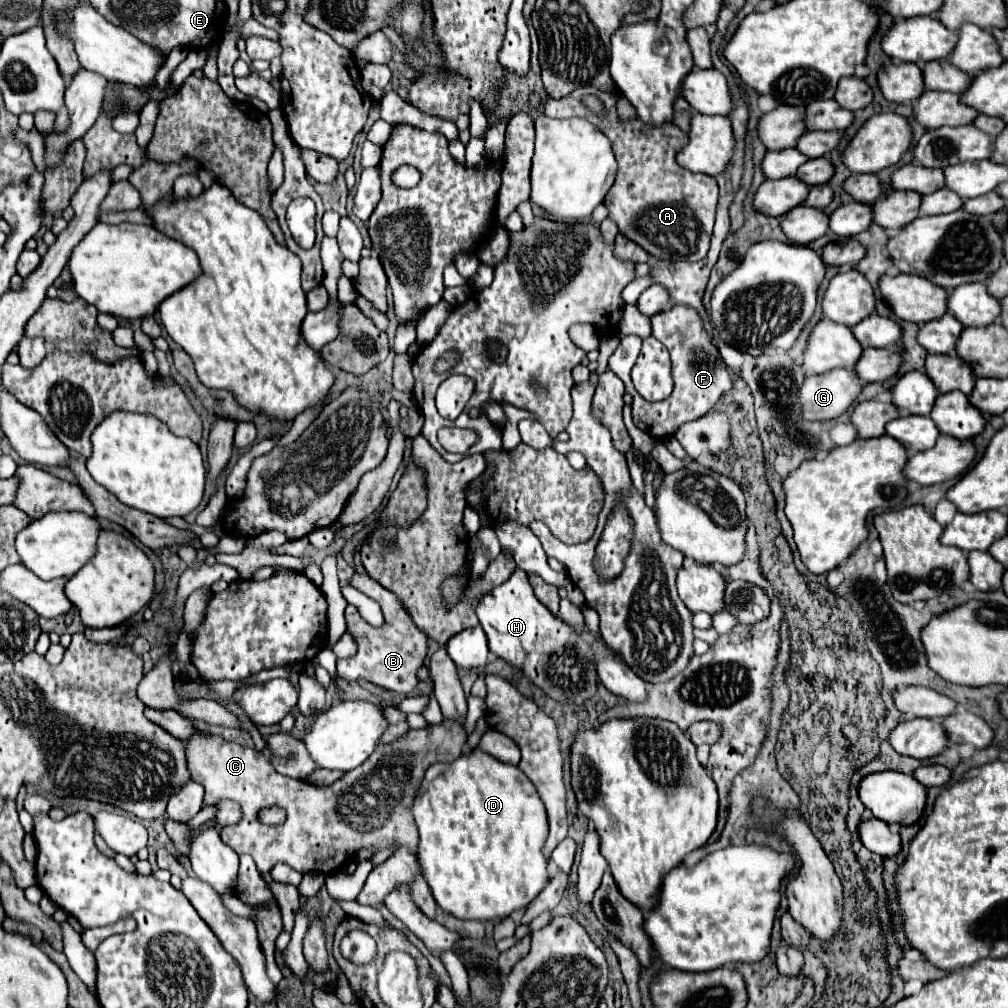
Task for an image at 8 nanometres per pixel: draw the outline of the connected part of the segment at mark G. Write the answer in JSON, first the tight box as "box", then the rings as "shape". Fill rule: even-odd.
{"box":[798,368,862,422],"shape":[[[834,368],[820,376],[808,376],[798,390],[802,418],[810,422],[838,418],[858,398],[860,390],[862,382],[848,368]]]}

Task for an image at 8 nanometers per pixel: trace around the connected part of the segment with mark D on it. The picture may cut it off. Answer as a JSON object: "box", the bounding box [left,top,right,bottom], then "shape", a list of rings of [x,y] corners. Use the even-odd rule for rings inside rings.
{"box":[410,748,548,920],"shape":[[[480,748],[462,754],[452,764],[438,762],[426,770],[410,812],[420,834],[416,856],[422,866],[422,876],[444,912],[464,920],[510,916],[514,910],[526,908],[546,886],[548,862],[542,854],[542,844],[548,836],[546,810],[534,784],[518,766],[504,764]]]}

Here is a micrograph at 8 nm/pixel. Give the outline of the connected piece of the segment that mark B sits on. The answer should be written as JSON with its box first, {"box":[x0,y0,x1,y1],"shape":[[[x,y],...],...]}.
{"box":[338,574,428,694],"shape":[[[354,574],[352,586],[358,588],[360,592],[364,592],[366,596],[370,596],[372,600],[376,600],[382,606],[386,622],[380,628],[372,628],[368,622],[364,622],[360,618],[360,614],[354,606],[346,608],[348,632],[352,632],[352,636],[356,638],[358,652],[352,658],[338,660],[338,676],[344,678],[344,680],[364,678],[372,684],[378,684],[378,686],[386,688],[386,690],[400,692],[400,694],[410,694],[420,682],[418,680],[418,670],[424,666],[424,658],[426,658],[426,650],[428,650],[428,636],[414,626],[414,622],[406,614],[402,602],[390,590],[382,588],[376,580],[372,580],[370,576]]]}

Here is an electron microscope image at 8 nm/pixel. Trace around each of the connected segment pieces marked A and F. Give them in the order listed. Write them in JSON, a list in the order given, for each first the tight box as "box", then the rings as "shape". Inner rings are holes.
[{"box":[544,86,718,262],"shape":[[[582,86],[568,94],[566,98],[546,98],[544,114],[552,118],[584,118],[584,106],[580,98],[584,94],[598,96],[606,106],[610,106],[610,118],[586,118],[590,120],[602,134],[606,134],[612,142],[612,150],[618,162],[618,176],[614,186],[604,198],[604,206],[608,208],[608,218],[616,222],[618,232],[628,240],[642,246],[650,256],[658,260],[670,262],[698,262],[706,258],[710,248],[710,236],[714,226],[714,210],[718,202],[718,186],[712,176],[694,174],[676,162],[676,154],[686,142],[686,134],[666,122],[662,126],[644,124],[640,118],[622,120],[618,116],[618,94],[598,90],[594,86]]]},{"box":[608,306,732,438],"shape":[[[672,306],[666,312],[654,314],[652,336],[656,336],[672,354],[674,388],[671,395],[662,402],[646,402],[642,396],[638,396],[630,380],[630,370],[640,354],[640,340],[622,340],[616,352],[610,356],[608,368],[626,384],[626,392],[632,394],[632,418],[642,432],[654,438],[666,438],[674,434],[680,424],[706,416],[712,410],[712,406],[718,402],[718,398],[730,390],[732,382],[728,368],[722,362],[718,350],[710,346],[710,340],[702,330],[704,328],[700,316],[688,306]]]}]

